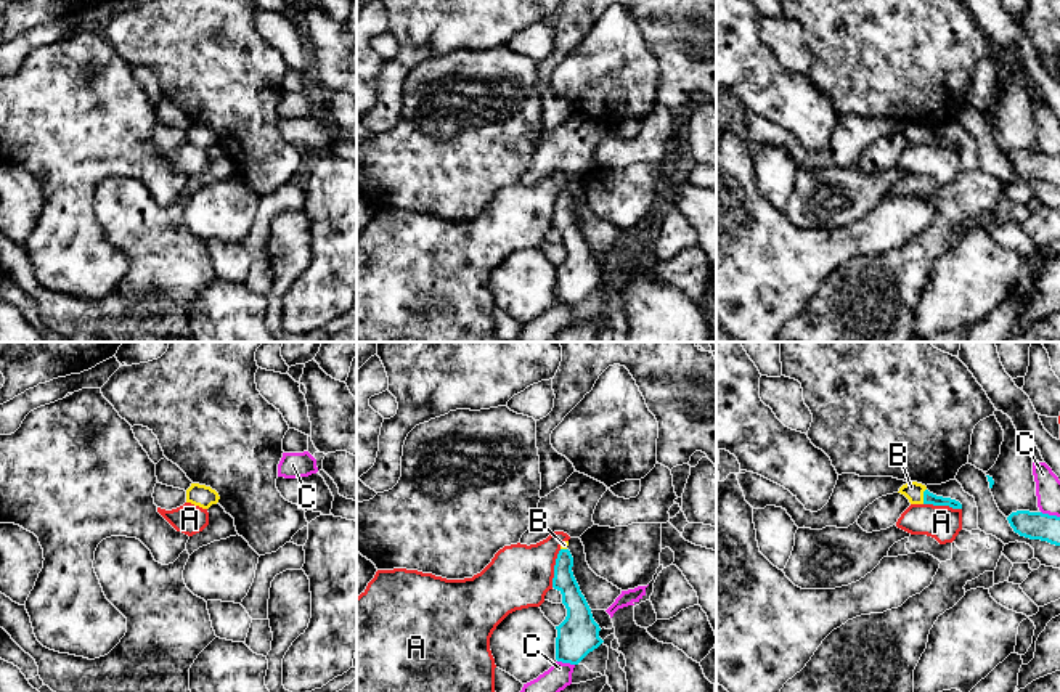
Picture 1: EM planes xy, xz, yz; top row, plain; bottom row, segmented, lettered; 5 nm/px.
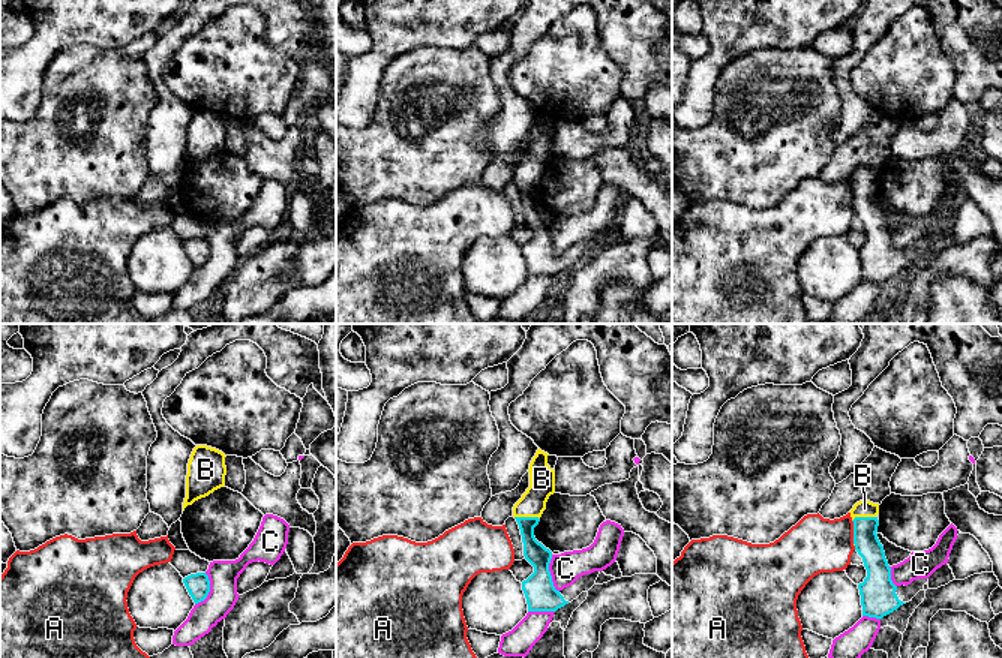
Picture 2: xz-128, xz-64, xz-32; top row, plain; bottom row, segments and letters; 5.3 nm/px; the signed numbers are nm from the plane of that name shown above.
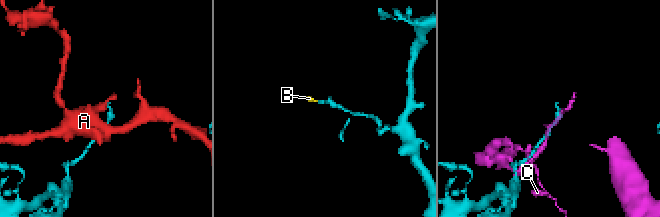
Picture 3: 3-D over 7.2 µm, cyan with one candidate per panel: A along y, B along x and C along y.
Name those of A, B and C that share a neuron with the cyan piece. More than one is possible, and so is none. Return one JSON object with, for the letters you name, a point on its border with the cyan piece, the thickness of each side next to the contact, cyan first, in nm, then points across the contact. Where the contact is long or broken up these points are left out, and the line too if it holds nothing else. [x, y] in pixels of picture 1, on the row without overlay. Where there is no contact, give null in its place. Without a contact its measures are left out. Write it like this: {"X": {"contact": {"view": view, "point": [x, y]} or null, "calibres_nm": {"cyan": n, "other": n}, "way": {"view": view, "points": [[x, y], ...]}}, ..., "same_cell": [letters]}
{"B": {"contact": {"view": "yz", "point": [924, 137]}, "calibres_nm": {"cyan": 60, "other": 100}, "way": {"view": "yz", "points": [[929, 138], [924, 137], [914, 132]]}}, "same_cell": ["B"]}

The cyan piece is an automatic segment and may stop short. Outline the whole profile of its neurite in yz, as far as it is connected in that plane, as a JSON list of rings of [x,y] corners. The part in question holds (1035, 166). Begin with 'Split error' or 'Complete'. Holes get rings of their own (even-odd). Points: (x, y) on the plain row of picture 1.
Complete. [[[1017,151],[1007,157],[1020,177],[1060,186],[1060,157],[1042,153]]]

